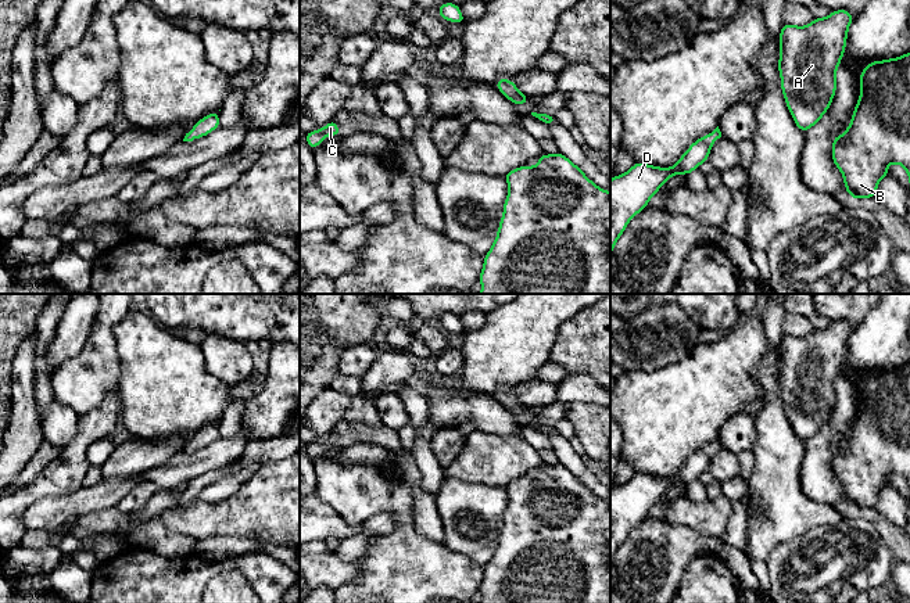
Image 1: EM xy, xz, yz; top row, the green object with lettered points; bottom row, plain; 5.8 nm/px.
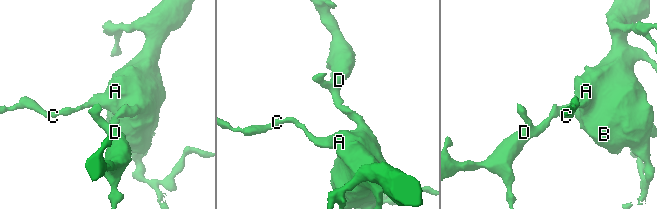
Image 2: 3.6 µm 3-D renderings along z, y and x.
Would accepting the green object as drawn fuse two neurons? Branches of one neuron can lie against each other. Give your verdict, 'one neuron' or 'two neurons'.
one neuron

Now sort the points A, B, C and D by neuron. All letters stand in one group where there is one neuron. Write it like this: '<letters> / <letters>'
A B C D

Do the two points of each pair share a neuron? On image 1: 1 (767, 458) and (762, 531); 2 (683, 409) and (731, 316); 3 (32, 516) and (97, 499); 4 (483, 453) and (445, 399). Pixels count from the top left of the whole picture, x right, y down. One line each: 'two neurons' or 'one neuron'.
1: one neuron
2: two neurons
3: one neuron
4: two neurons

